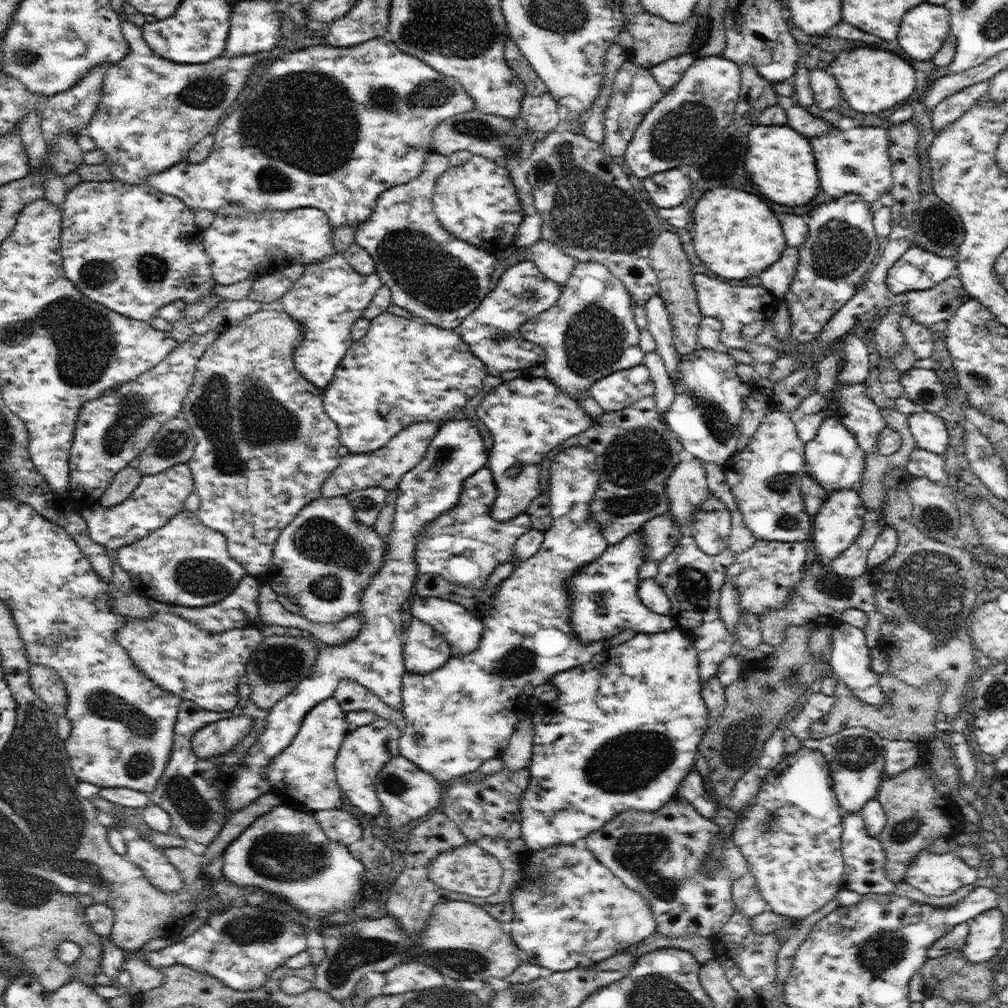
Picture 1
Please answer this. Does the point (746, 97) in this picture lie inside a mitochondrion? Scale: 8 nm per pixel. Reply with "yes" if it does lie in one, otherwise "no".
no

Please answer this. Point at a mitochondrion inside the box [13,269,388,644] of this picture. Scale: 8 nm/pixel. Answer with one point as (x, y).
(341, 554)

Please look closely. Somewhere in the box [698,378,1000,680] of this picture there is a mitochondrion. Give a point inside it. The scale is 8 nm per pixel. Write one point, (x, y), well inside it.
(931, 587)

